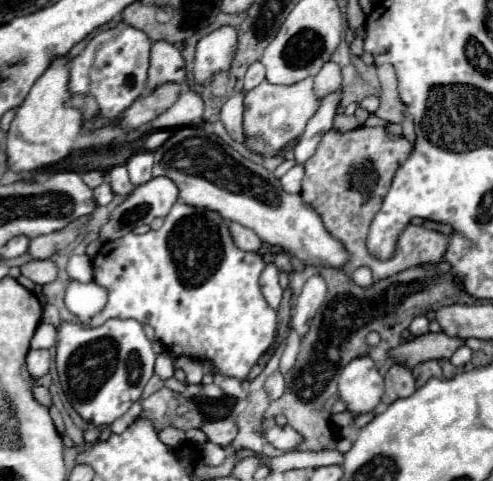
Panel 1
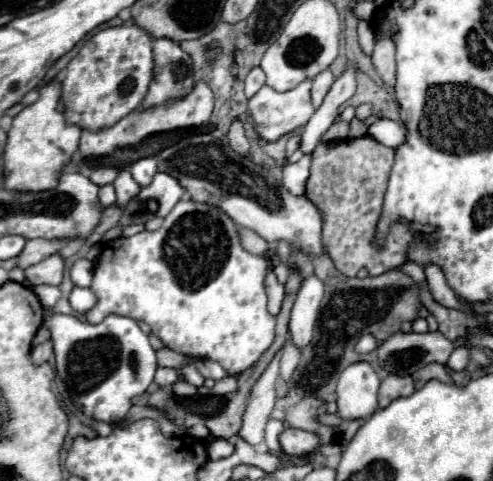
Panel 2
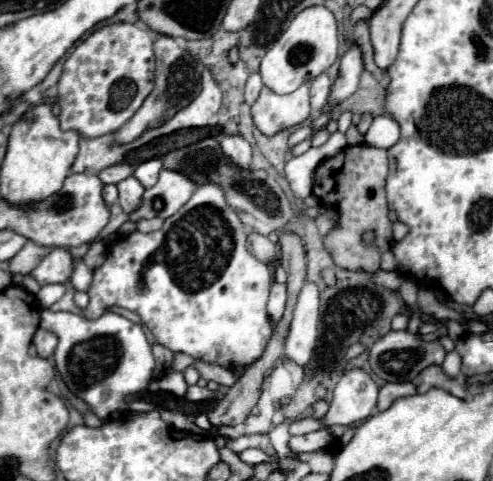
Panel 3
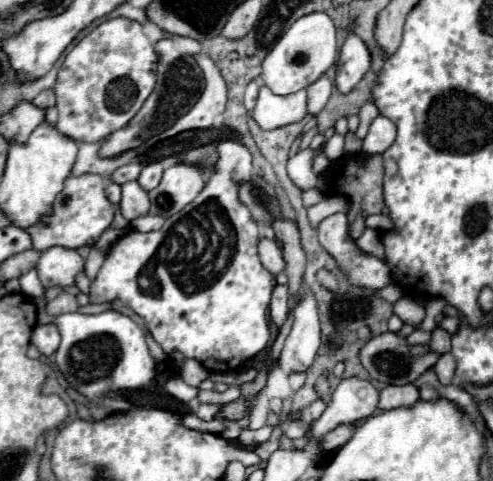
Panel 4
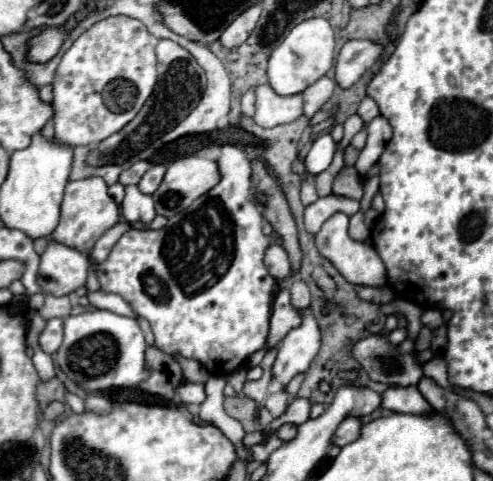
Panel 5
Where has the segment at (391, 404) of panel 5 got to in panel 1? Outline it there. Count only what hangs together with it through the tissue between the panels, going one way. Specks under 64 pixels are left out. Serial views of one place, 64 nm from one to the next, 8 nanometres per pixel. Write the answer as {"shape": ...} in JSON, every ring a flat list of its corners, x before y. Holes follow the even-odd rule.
{"shape":[[396,364,388,370,388,374,384,376,384,396,382,396,382,404,388,406,398,398,408,398,410,394,414,394,416,386,414,386,414,376,412,372,404,372,404,368,396,368]]}

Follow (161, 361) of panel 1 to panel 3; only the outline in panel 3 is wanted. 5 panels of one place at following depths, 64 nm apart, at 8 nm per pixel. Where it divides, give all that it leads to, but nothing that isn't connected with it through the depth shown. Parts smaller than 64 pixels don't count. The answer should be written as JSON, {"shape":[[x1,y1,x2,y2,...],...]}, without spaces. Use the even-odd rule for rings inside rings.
{"shape":[[168,370,168,372,158,380,158,386,160,386,160,390,172,392,174,396,180,396,180,398,184,398,186,392,188,392,188,384,186,384,182,372,176,372,176,370]]}

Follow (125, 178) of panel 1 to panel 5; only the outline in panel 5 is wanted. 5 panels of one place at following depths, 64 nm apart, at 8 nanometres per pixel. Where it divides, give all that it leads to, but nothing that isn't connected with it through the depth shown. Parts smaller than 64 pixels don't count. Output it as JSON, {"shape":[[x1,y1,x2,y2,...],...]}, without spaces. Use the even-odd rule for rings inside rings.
{"shape":[[126,186,126,198,122,202,122,216,128,224,134,224,134,222,150,224,156,218,152,196,144,196,136,186],[124,204,126,204,126,216,124,216]]}

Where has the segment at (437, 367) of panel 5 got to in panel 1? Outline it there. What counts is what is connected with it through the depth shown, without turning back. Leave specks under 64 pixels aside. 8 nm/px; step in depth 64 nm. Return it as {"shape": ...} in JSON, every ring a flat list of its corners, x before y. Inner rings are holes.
{"shape":[[460,346,460,348,452,354,450,362,452,362,452,366,462,368,462,366,466,366,466,362,470,362,470,358,472,358,472,350,470,350,468,346]]}

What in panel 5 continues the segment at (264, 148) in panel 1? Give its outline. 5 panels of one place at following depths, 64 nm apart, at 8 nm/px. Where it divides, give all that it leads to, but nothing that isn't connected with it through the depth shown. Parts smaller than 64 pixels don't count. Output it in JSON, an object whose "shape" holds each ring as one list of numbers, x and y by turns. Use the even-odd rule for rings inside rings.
{"shape":[[270,84,256,86,256,114,254,122,264,128,288,124,302,116,302,94,278,96]]}

